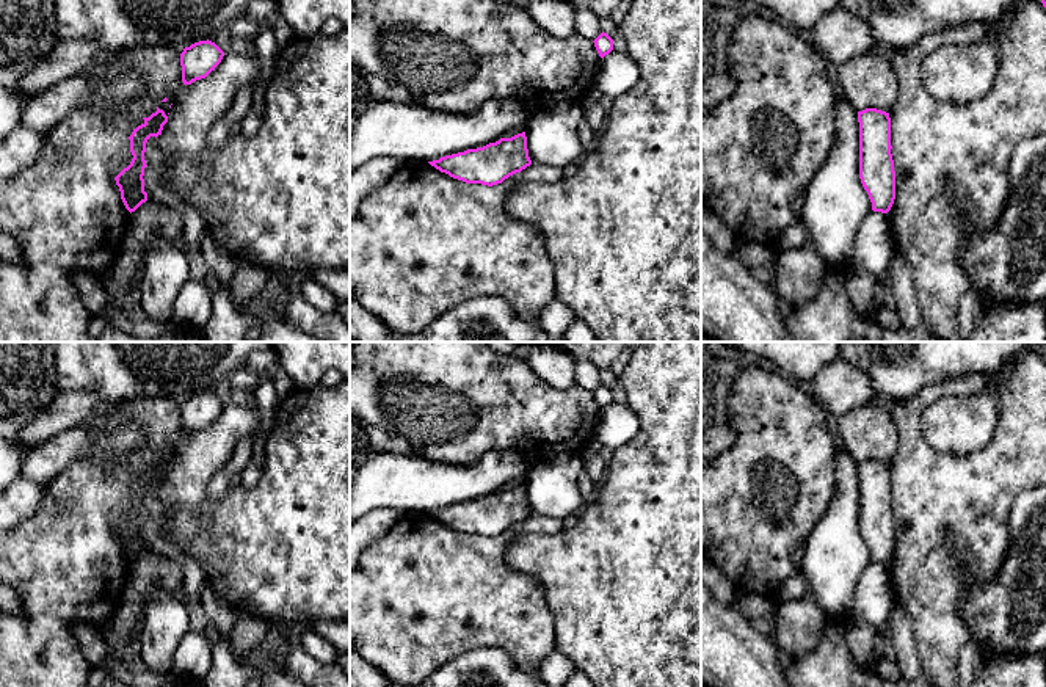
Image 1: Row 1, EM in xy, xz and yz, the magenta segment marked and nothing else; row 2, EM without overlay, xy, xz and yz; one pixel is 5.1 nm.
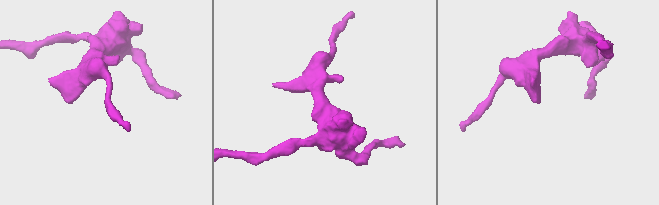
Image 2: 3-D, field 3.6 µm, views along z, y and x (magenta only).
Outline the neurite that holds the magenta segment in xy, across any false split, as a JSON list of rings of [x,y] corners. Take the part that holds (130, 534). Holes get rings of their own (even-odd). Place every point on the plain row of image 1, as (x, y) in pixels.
[[[158,458],[155,464],[143,471],[144,474],[133,480],[132,486],[129,488],[133,510],[130,516],[114,529],[121,543],[121,551],[130,565],[147,552],[143,530],[144,519],[147,518],[144,511],[146,494],[151,488],[157,489],[162,486],[163,477],[168,474],[168,467]]]

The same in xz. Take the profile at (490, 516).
[[[525,483],[483,499],[428,513],[441,524],[466,535],[497,536],[532,516]]]

